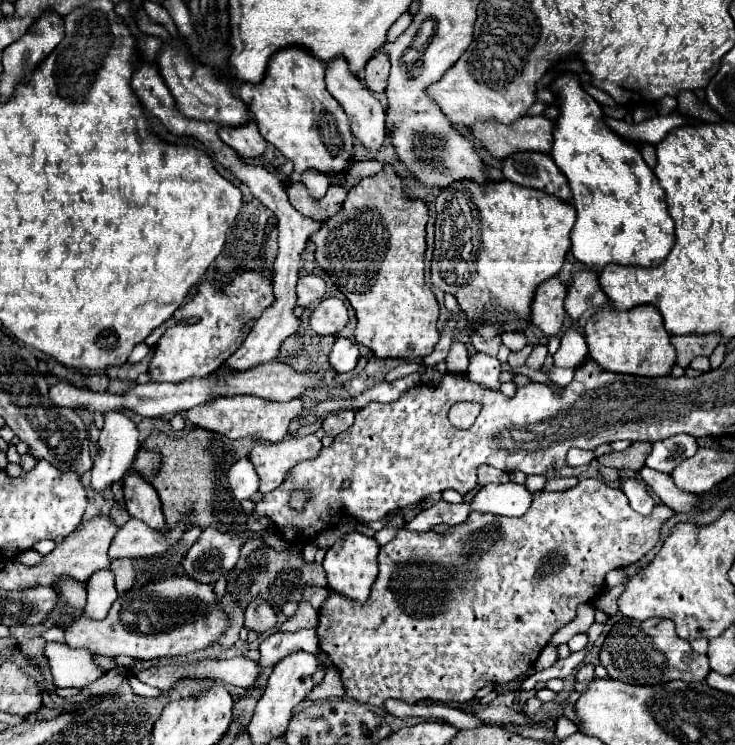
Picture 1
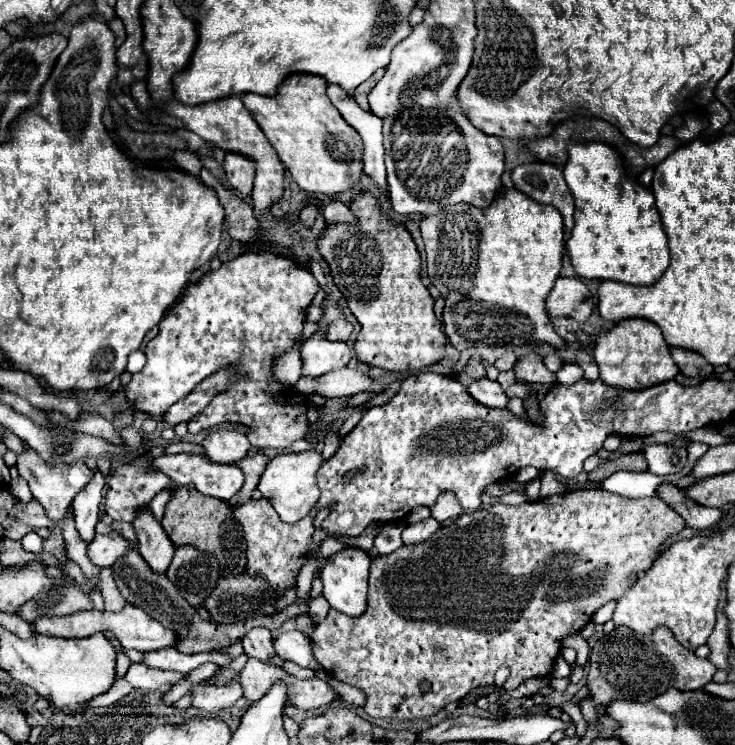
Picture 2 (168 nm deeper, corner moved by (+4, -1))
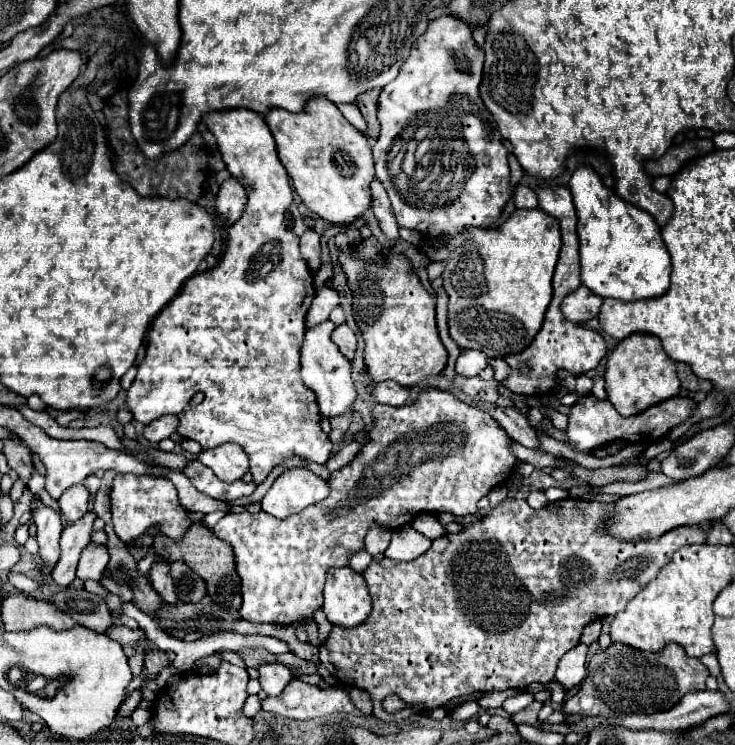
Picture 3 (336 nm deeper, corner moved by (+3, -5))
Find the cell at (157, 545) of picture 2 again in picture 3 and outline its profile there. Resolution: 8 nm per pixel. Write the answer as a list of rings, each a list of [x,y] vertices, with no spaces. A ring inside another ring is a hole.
[[[153,562],[149,578],[151,578],[153,588],[161,594],[161,598],[167,604],[175,604],[177,602],[177,596],[173,592],[173,580],[169,576],[169,564],[157,564],[157,562]]]

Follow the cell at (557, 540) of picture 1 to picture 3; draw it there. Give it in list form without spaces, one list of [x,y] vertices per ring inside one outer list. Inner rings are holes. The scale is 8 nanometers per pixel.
[[[565,498],[559,502],[551,502],[541,510],[533,510],[525,500],[505,500],[505,504],[491,508],[487,516],[481,516],[477,522],[463,526],[461,532],[445,534],[445,536],[433,540],[429,552],[421,554],[417,560],[409,560],[409,562],[395,562],[389,558],[383,558],[381,562],[373,560],[369,564],[369,568],[363,572],[369,592],[371,592],[371,598],[373,598],[373,610],[371,610],[369,618],[353,628],[333,626],[325,644],[319,646],[319,662],[341,684],[369,692],[371,700],[373,700],[373,716],[381,722],[407,720],[407,718],[415,716],[417,712],[429,712],[437,706],[445,706],[451,698],[457,698],[457,696],[489,694],[489,692],[507,690],[507,688],[525,688],[533,682],[541,682],[541,684],[553,682],[555,668],[557,668],[561,656],[579,644],[581,632],[589,622],[599,620],[603,616],[615,616],[617,612],[621,612],[627,606],[627,602],[633,600],[635,594],[639,590],[643,590],[657,576],[659,568],[671,560],[675,550],[679,550],[681,546],[687,546],[687,544],[703,544],[705,542],[703,526],[679,526],[679,528],[665,532],[663,536],[659,536],[655,540],[651,540],[651,538],[643,538],[643,540],[615,538],[609,532],[605,532],[607,520],[611,520],[613,510],[615,510],[615,504],[601,504],[601,502],[593,502],[593,500],[581,500],[581,498]],[[387,694],[399,694],[407,706],[399,714],[387,714],[381,708],[381,702]]]

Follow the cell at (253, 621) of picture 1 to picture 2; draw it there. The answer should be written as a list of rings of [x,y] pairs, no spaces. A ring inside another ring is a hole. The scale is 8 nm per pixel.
[[[252,628],[244,636],[242,646],[244,646],[244,652],[248,658],[256,658],[256,660],[268,664],[270,658],[276,654],[272,640],[274,638],[272,638],[272,632],[268,628]]]

